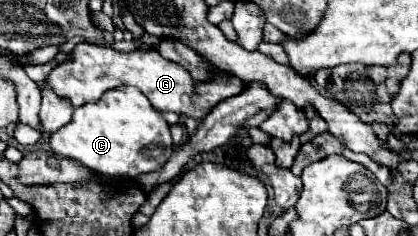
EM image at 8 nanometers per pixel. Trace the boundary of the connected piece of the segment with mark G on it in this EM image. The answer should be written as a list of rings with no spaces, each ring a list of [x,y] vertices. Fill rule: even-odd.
[[[89,43],[77,45],[73,51],[73,59],[53,69],[45,83],[57,95],[69,97],[73,107],[99,101],[103,91],[109,91],[109,87],[131,85],[143,91],[143,95],[157,111],[173,111],[177,115],[193,119],[203,119],[217,103],[239,95],[249,85],[225,71],[215,71],[215,79],[207,79],[207,83],[195,83],[191,75],[183,67],[179,67],[179,63],[171,63],[169,59],[161,57],[157,49],[135,49],[131,53],[121,53],[111,47],[97,47]]]

